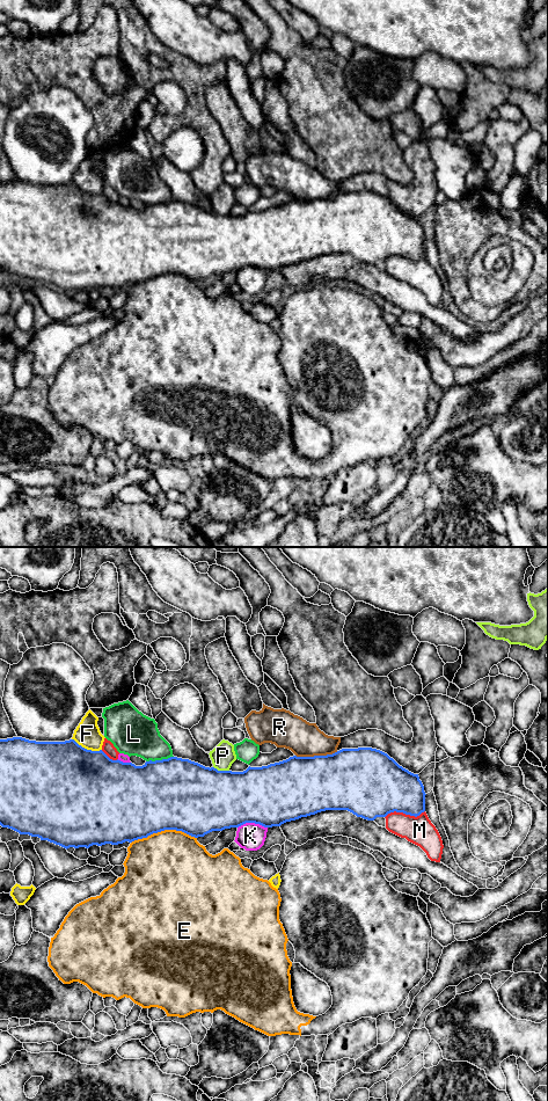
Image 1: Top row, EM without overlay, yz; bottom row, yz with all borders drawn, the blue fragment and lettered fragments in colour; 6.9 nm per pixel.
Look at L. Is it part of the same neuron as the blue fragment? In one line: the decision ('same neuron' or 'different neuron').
different neuron

